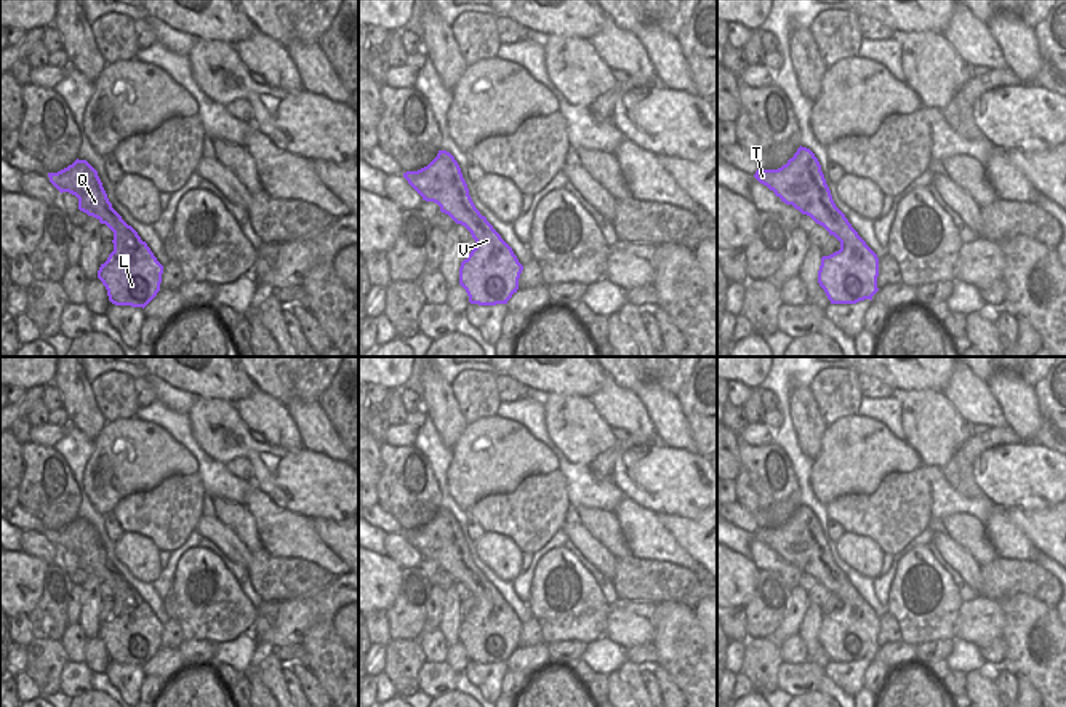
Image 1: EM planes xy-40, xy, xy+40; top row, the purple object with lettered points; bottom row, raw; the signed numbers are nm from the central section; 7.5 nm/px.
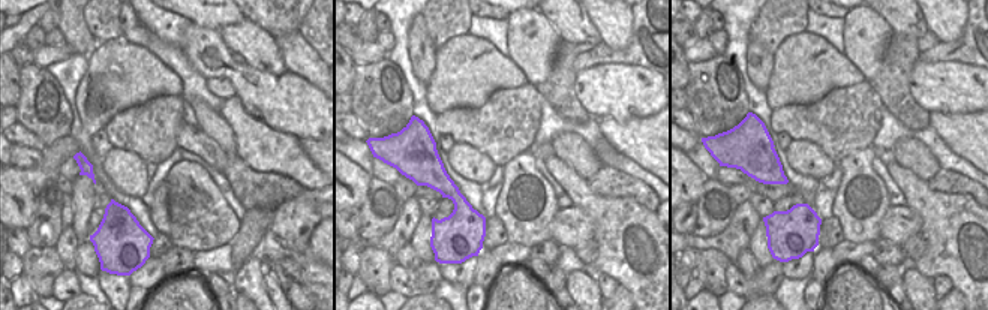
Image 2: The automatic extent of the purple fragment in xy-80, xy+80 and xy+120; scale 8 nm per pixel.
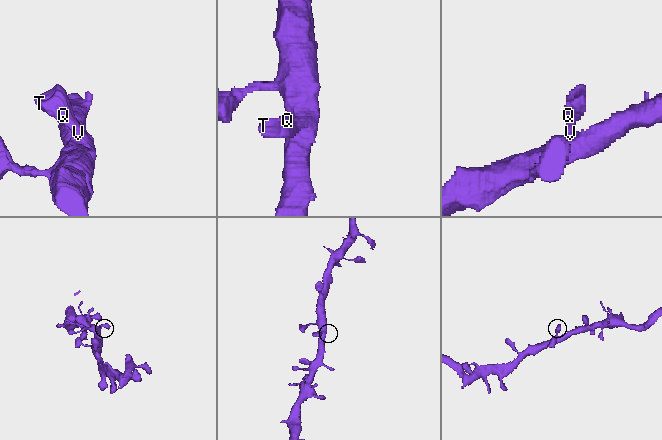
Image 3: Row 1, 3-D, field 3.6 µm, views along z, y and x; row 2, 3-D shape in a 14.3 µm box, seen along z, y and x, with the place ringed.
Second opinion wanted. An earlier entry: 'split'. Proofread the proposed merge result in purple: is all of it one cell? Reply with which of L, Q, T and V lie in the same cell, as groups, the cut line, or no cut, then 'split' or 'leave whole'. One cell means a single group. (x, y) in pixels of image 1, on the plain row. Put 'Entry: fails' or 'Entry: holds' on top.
Entry: fails
groups L Q T V; cut none; leave whole

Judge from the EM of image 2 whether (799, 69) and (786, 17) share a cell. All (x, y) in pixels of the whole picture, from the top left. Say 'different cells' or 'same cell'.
different cells

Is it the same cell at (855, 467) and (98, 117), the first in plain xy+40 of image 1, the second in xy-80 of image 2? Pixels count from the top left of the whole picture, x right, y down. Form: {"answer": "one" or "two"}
{"answer": "one"}

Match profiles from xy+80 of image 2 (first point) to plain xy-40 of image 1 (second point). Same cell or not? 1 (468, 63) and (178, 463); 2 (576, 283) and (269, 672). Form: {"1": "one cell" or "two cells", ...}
{"1": "one cell", "2": "two cells"}

